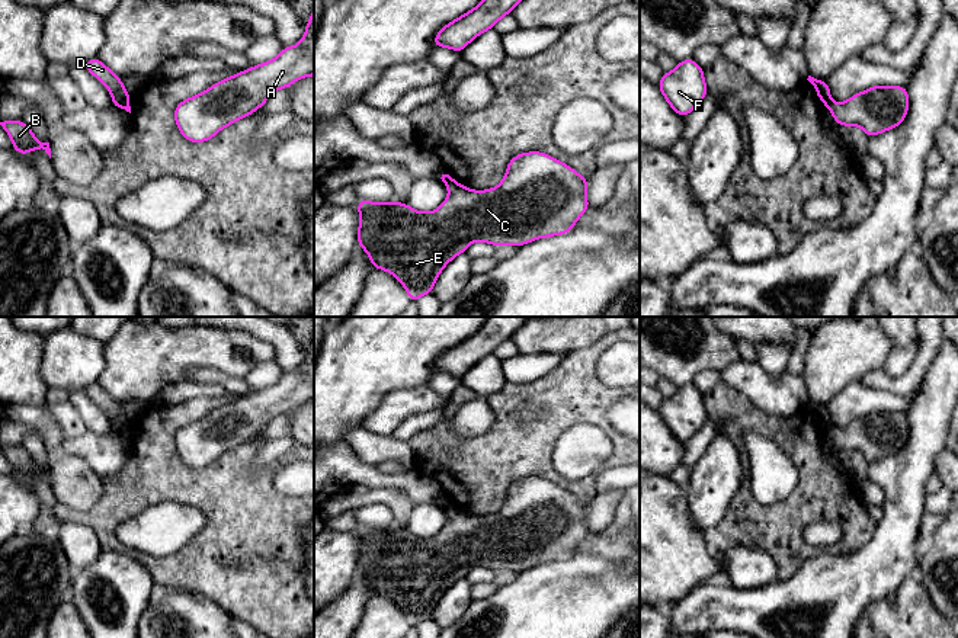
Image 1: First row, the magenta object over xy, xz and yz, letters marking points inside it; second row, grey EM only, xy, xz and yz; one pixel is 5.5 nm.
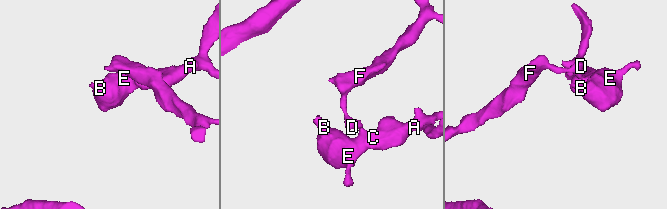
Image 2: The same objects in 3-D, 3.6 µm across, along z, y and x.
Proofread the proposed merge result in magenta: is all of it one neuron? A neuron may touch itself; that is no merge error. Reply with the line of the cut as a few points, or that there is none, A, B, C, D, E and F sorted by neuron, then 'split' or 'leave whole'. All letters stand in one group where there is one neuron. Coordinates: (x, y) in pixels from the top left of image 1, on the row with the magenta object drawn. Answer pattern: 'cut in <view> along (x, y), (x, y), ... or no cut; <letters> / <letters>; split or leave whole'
cut in yz along (832, 102), (827, 108); A B C E / D F; split

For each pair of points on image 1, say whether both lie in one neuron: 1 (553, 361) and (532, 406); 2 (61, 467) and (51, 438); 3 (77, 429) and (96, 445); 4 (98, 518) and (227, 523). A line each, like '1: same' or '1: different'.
1: different
2: different
3: different
4: same

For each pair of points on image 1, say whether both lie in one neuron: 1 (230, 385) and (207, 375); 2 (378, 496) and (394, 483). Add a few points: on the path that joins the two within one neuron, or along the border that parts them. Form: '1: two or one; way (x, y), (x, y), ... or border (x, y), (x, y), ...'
1: one; way (224, 380), (212, 377)
2: two; border (355, 484), (400, 490), (413, 506)

